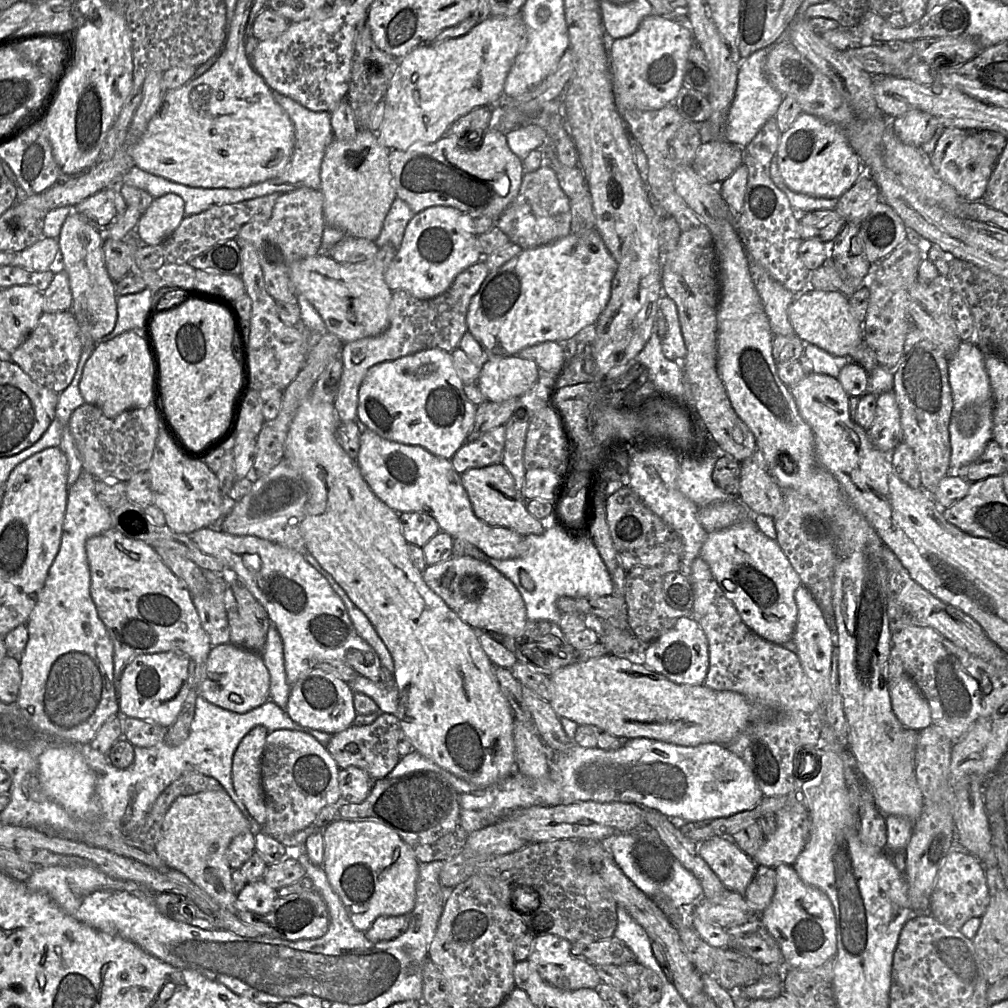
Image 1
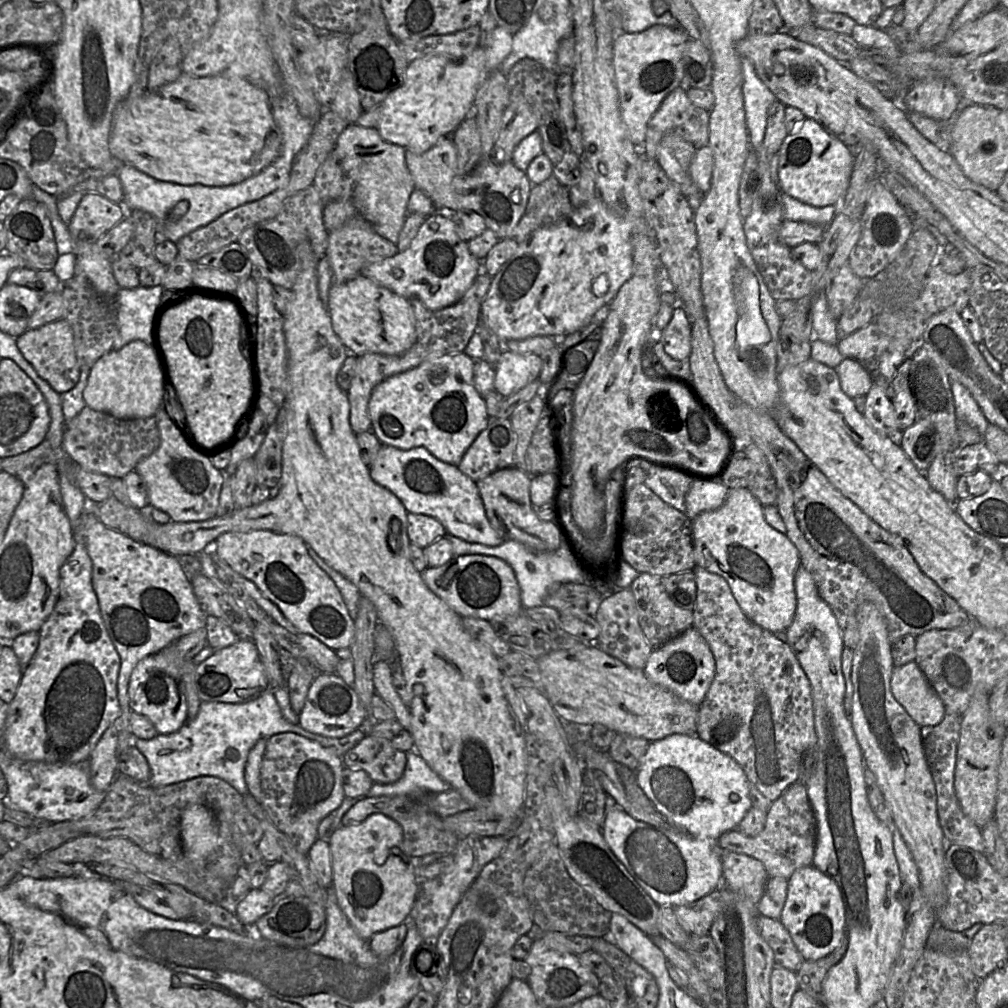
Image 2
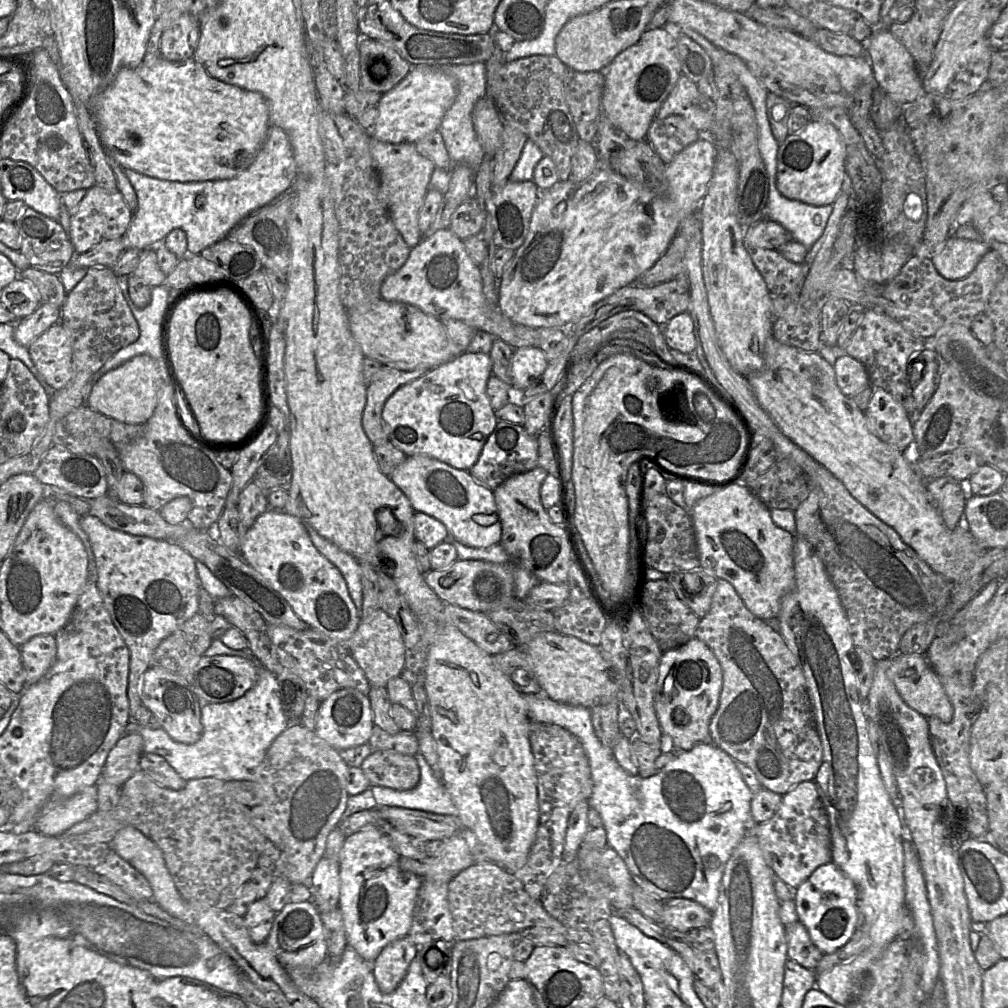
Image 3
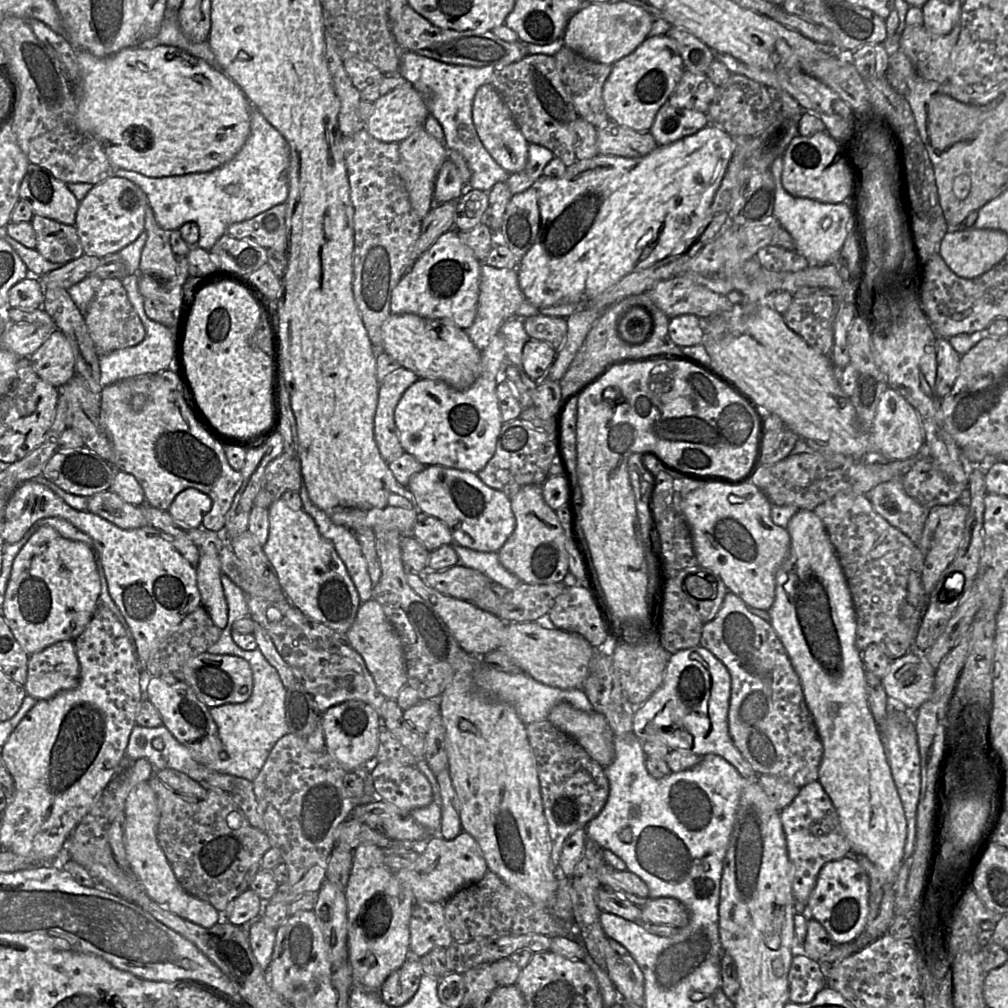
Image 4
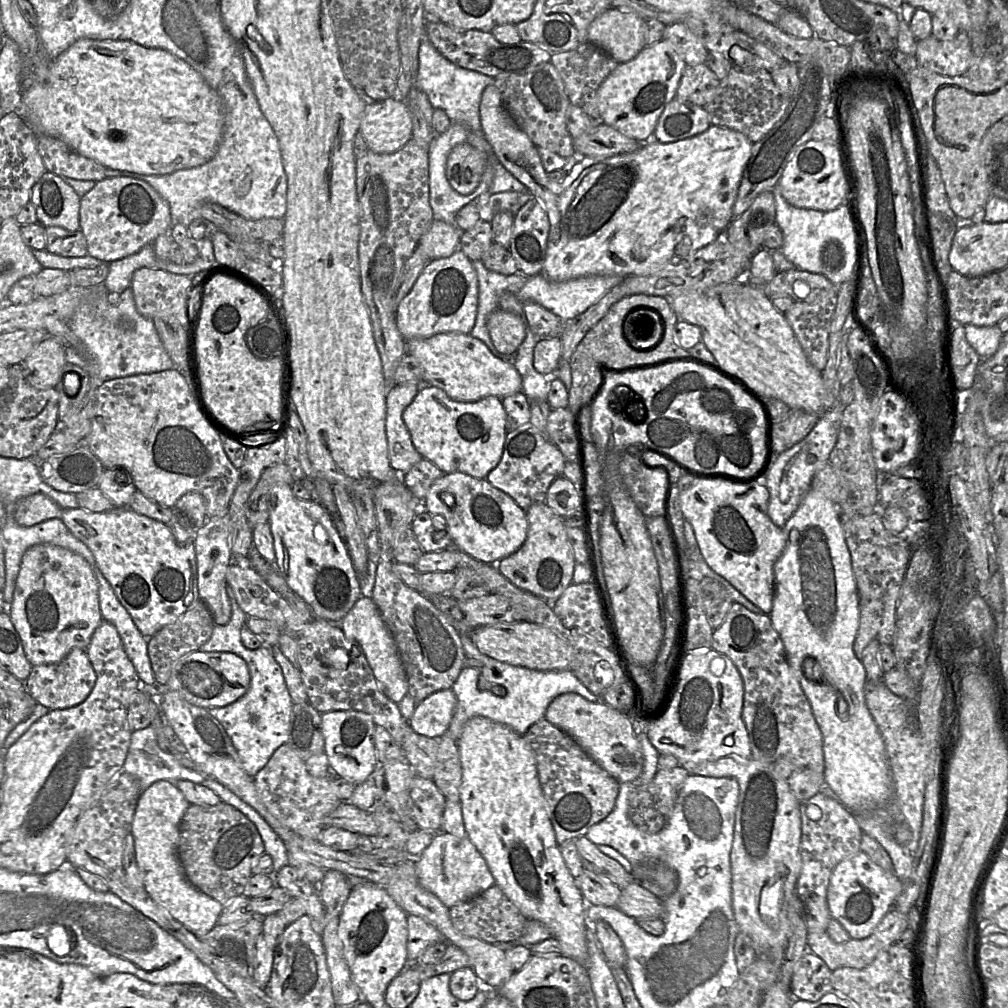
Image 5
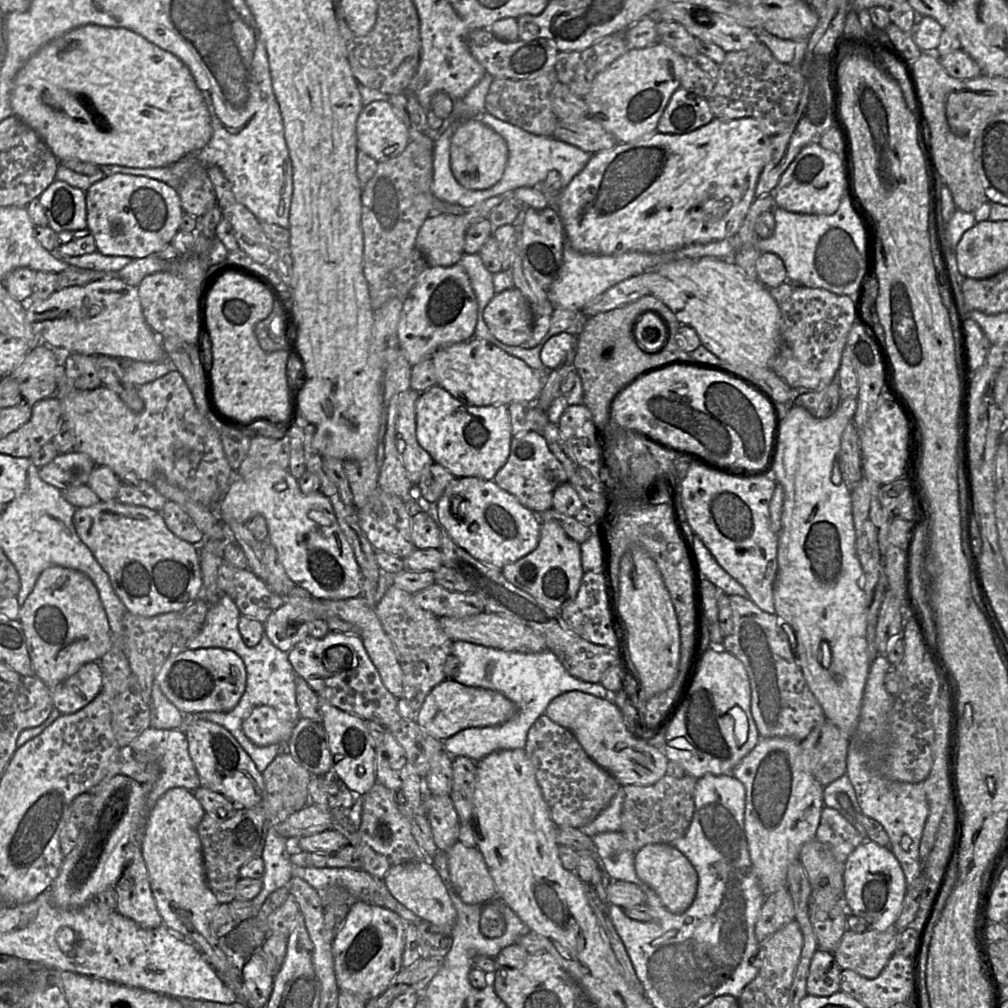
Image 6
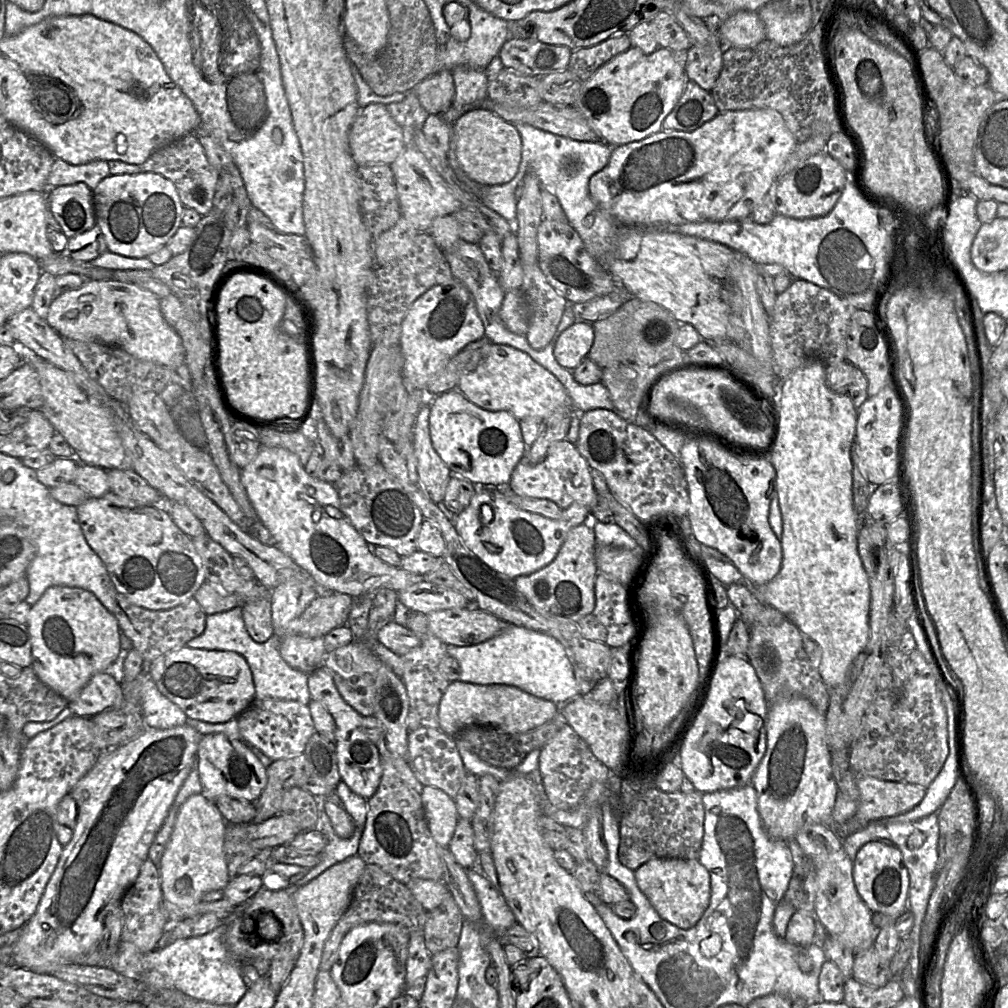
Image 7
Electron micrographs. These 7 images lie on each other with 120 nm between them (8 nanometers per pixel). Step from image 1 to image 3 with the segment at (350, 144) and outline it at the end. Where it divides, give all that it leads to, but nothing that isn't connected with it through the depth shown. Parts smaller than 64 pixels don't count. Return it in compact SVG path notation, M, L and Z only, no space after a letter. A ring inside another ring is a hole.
M372 137L370 151L389 215L405 243L412 248L423 238L419 230L419 211L429 190L431 176L436 166L418 152L416 143L389 143Z

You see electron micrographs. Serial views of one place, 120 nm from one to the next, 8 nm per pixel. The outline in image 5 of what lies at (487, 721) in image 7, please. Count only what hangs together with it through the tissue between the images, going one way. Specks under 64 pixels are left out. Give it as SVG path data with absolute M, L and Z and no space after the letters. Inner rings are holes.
M439 690L417 703L409 719L412 729L422 735L439 738L450 726L456 708L452 690Z

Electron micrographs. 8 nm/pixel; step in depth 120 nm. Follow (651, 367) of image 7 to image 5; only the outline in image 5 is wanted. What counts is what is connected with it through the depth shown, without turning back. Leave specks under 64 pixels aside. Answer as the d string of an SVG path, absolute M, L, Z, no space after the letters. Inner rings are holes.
M634 294L634 295L627 295L625 297L623 297L621 300L619 300L618 302L614 303L608 310L608 312L587 332L587 334L584 336L584 338L582 339L582 341L579 343L579 345L577 346L576 350L574 351L574 353L572 354L570 360L569 360L569 365L570 365L570 372L571 372L571 387L568 389L568 405L567 405L567 408L574 414L574 415L577 415L579 413L579 411L581 410L582 407L586 406L586 405L589 405L593 398L596 396L596 394L598 393L598 391L600 390L602 384L603 384L603 381L604 381L604 376L605 376L605 373L606 371L623 371L623 370L630 370L630 369L636 369L636 368L641 368L641 367L648 367L648 366L654 366L654 365L657 365L657 364L660 364L660 363L663 363L663 362L667 362L667 361L671 361L671 360L690 360L692 359L691 356L690 356L690 353L688 350L686 349L683 349L682 347L680 347L676 340L675 340L675 337L674 337L674 328L675 328L675 324L677 323L678 321L678 318L676 316L676 314L674 313L671 305L670 305L670 301L668 298L664 298L664 297L661 297L661 296L653 296L653 295L646 295L646 294ZM643 308L646 308L650 313L655 313L657 317L659 317L662 321L662 334L661 334L661 338L659 339L659 343L657 344L657 342L653 345L651 343L648 343L648 345L645 343L645 345L643 345L642 343L639 342L639 340L636 338L636 333L635 333L635 339L637 340L637 342L635 342L633 340L633 336L630 334L630 332L637 332L638 331L638 328L630 331L630 326L632 325L631 323L631 320L632 320L632 317L637 314L638 312L642 311Z

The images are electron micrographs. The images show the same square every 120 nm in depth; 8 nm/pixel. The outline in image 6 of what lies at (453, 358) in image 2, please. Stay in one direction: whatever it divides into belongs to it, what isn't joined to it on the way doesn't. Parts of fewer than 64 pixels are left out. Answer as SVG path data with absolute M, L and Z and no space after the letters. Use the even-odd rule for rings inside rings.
M515 286L494 296L484 310L484 320L495 338L509 346L523 345L534 327L532 305ZM434 385L420 396L416 403L416 437L434 462L442 465L455 477L478 477L494 480L496 473L505 465L512 440L509 412L506 405L469 406L452 396L440 385Z

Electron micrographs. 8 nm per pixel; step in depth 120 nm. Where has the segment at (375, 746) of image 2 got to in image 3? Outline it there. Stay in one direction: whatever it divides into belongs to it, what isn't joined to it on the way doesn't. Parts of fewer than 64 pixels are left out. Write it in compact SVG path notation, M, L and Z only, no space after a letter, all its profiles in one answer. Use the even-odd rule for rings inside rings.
M393 750L372 751L360 768L373 786L404 791L415 788L420 781L415 756Z

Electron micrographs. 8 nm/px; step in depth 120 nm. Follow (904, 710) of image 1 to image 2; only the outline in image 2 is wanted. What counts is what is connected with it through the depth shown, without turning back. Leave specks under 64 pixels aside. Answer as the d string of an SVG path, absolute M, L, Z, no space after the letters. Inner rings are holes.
M915 661L893 668L891 690L919 726L937 725L943 720L945 705Z

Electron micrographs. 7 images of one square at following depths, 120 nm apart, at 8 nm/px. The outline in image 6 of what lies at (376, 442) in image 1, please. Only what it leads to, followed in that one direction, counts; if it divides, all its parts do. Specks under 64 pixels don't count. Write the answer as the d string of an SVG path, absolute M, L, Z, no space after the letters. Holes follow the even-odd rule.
M455 477L445 488L436 503L436 509L429 507L430 515L445 529L453 541L477 560L497 569L514 563L531 553L538 545L540 537L540 520L536 513L523 506L513 495L501 489L494 480L478 477ZM451 501L458 502L458 516L451 511Z

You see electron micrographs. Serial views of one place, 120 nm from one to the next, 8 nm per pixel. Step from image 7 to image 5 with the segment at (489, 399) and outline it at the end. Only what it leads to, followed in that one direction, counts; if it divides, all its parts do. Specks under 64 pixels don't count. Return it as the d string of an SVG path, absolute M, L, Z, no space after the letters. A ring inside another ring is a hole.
M446 332L427 338L409 339L406 340L406 354L420 362L426 382L441 388L450 398L459 402L475 402L488 396L503 398L522 391L522 379L513 363L492 354L484 342L471 334Z

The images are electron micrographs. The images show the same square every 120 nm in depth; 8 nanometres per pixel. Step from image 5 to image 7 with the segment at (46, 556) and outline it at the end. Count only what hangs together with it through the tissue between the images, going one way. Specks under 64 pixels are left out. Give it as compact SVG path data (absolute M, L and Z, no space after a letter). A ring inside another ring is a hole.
M49 587L31 606L27 626L31 636L32 669L42 683L67 702L77 697L92 676L105 672L121 651L116 617L92 592L82 588Z

